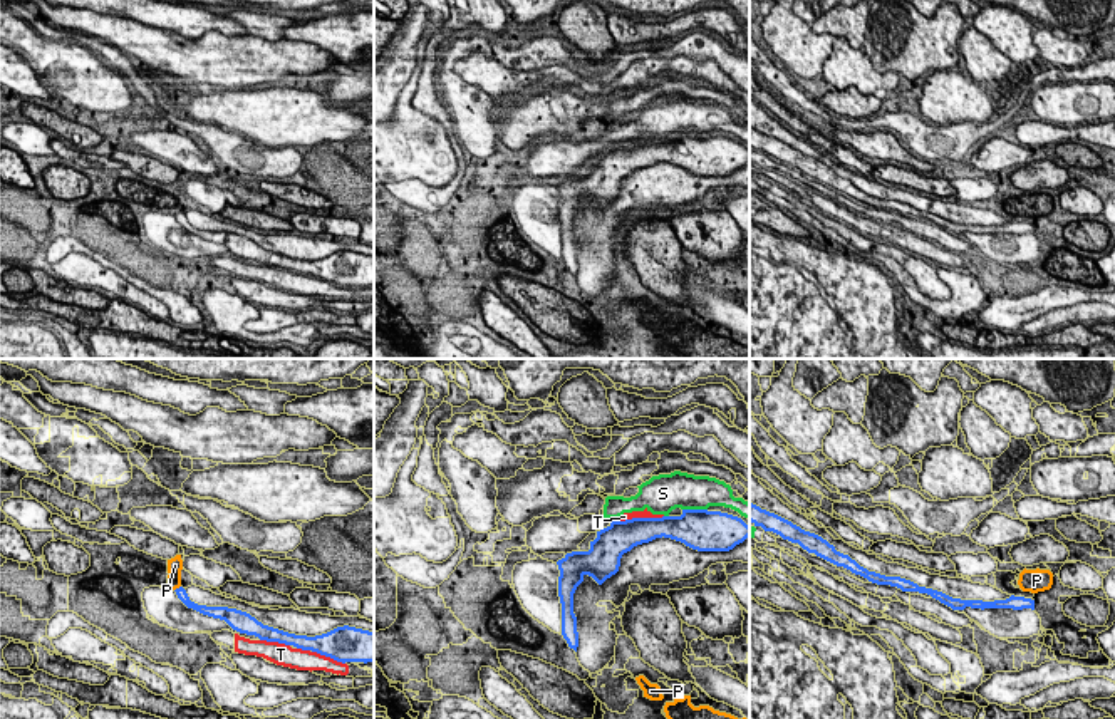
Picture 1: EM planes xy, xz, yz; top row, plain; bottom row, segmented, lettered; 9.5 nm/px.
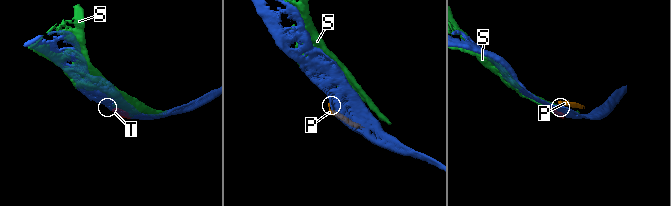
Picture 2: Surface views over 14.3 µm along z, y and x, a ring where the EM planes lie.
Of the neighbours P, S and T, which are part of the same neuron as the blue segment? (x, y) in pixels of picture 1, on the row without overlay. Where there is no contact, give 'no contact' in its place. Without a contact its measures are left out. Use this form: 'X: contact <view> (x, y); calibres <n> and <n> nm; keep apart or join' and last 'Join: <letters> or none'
P: contact xy (176, 213); calibres 100 and 160 nm; keep apart
S: contact xz (694, 134); calibres 400 and 360 nm; keep apart
T: contact xz (637, 143); calibres 320 and 70 nm; keep apart
Join: none

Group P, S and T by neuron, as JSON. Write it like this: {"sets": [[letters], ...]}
{"sets": [["P"], ["S", "T"]]}

